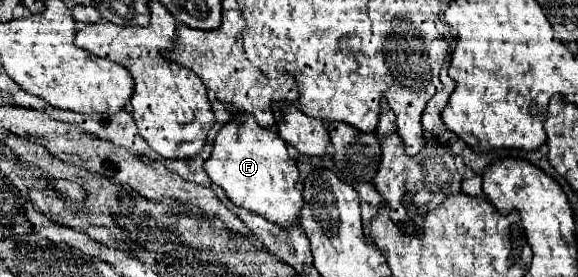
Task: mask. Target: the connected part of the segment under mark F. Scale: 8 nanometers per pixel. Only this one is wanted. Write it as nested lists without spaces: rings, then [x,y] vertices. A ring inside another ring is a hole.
[[[249,114],[243,124],[229,122],[221,128],[215,138],[213,152],[209,160],[205,160],[205,170],[235,206],[263,216],[281,228],[295,224],[303,210],[303,196],[297,190],[299,170],[297,162],[289,156],[287,144],[273,130],[261,128]]]

